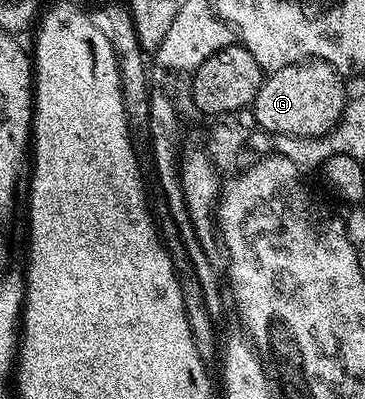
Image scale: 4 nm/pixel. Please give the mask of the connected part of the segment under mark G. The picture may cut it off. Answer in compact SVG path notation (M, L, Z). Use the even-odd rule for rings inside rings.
M305 59L271 72L256 94L254 112L257 128L265 127L273 136L328 134L344 112L344 83L341 75L322 59Z

